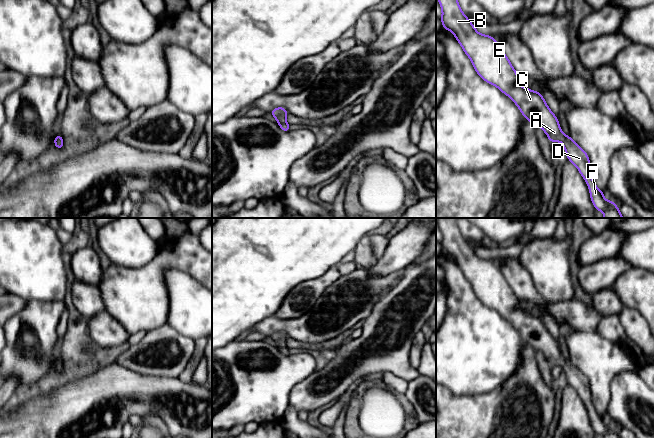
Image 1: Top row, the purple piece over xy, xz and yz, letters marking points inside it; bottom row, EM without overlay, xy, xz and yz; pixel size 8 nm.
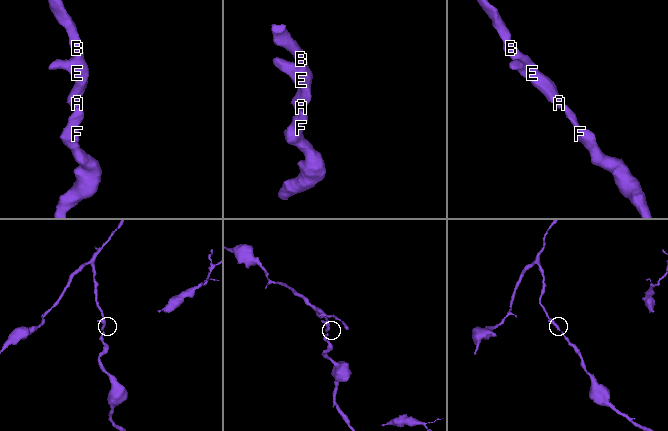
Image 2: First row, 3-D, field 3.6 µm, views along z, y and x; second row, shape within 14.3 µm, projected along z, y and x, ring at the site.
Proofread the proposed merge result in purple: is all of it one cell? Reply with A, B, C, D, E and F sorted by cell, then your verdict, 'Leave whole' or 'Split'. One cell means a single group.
Groups: A B C D E F. Leave whole

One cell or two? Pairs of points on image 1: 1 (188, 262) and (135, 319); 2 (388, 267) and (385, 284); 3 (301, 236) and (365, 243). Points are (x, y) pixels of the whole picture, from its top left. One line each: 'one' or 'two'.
1: one
2: two
3: two

